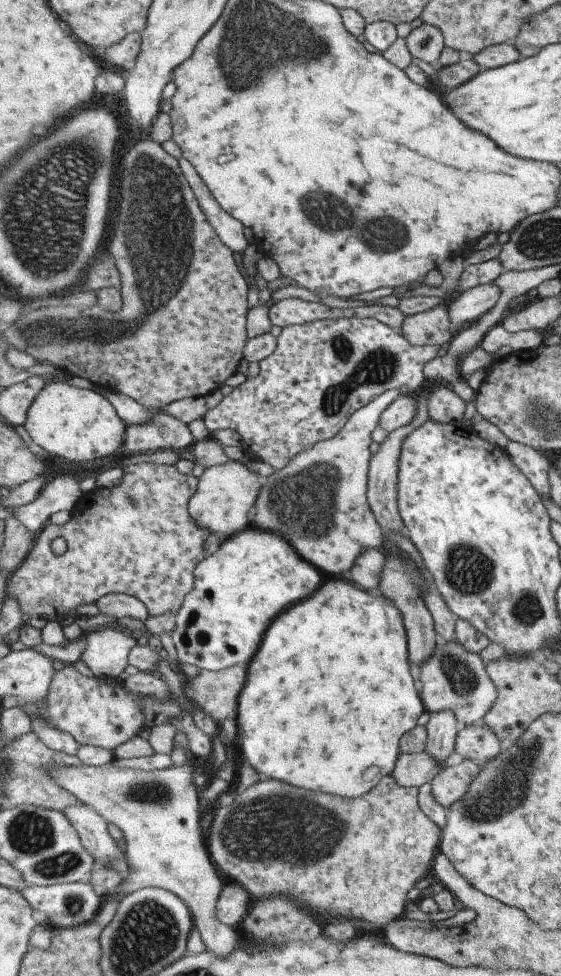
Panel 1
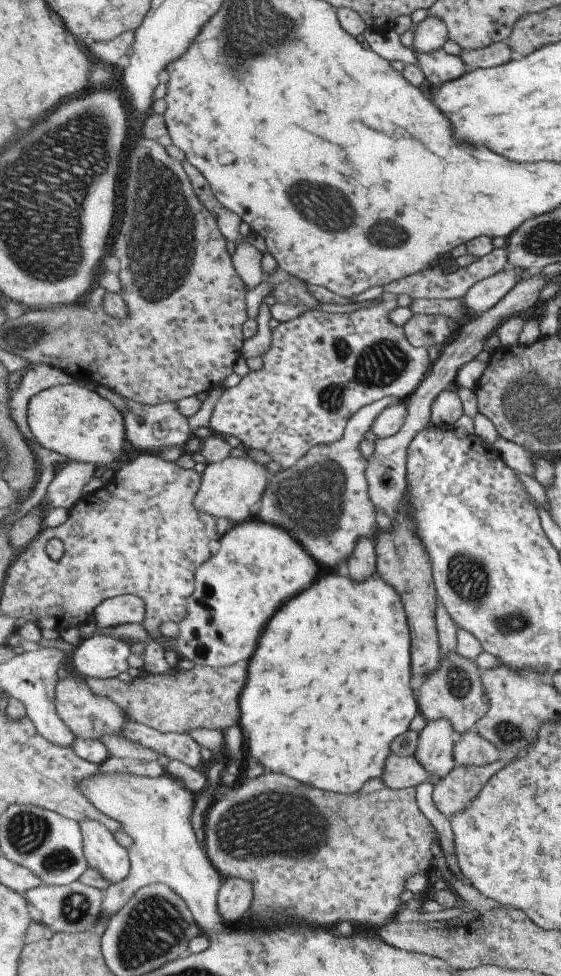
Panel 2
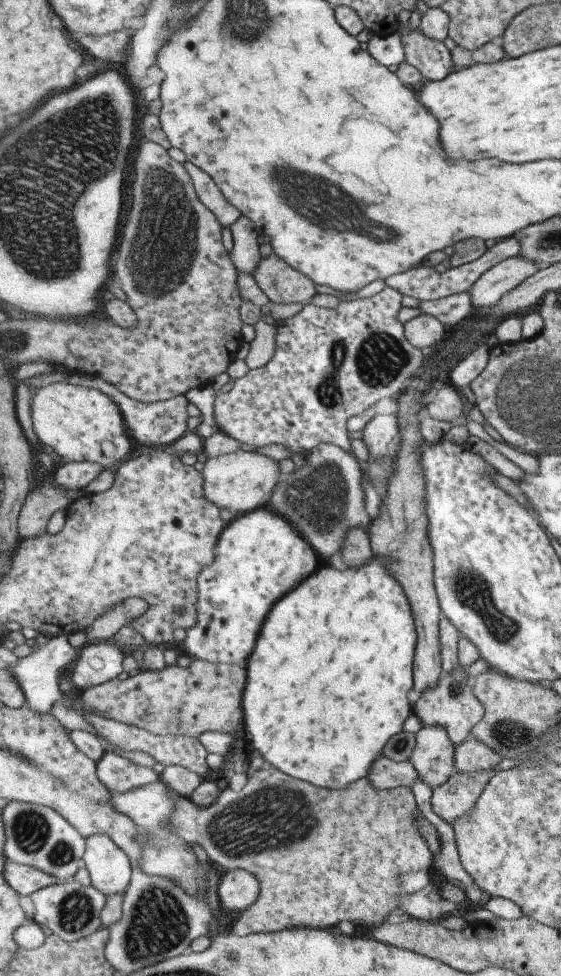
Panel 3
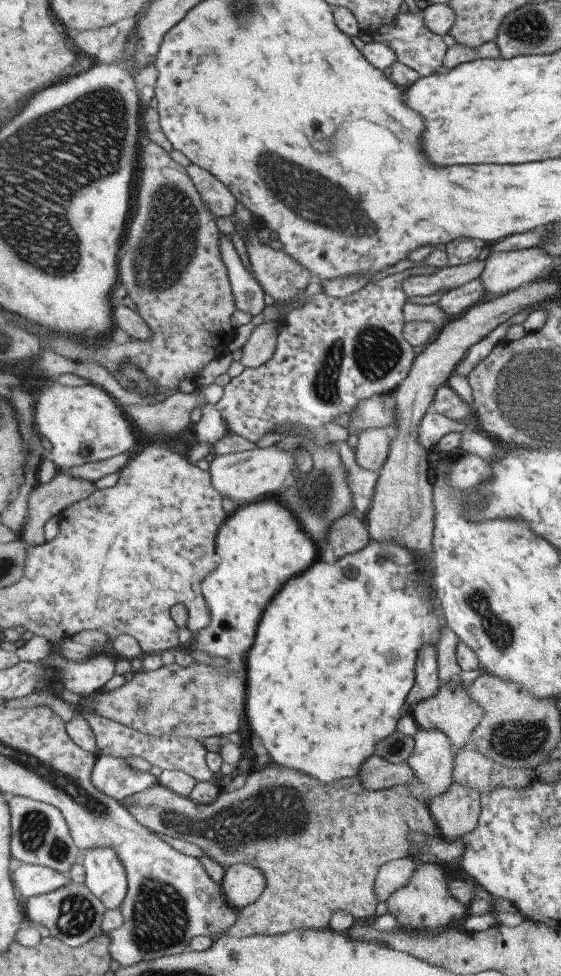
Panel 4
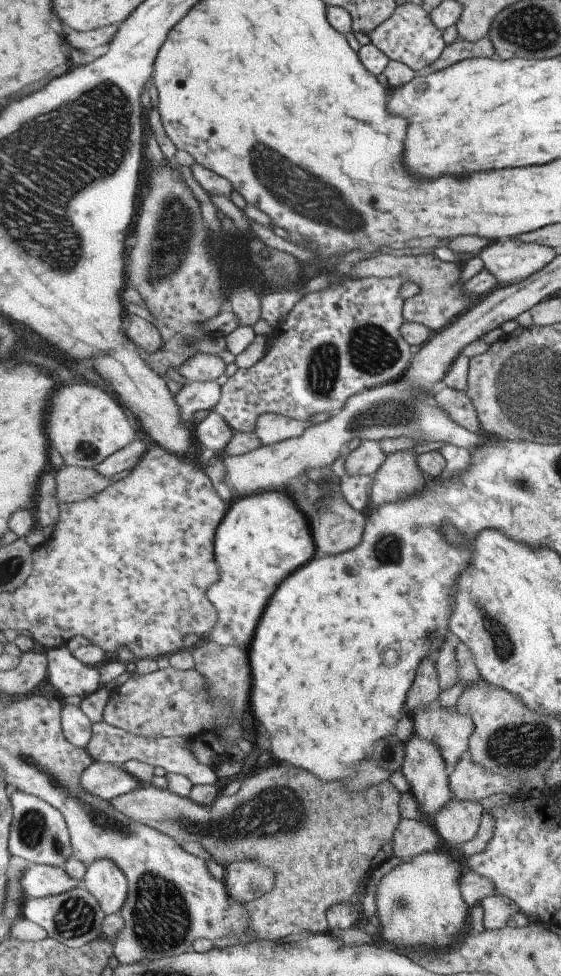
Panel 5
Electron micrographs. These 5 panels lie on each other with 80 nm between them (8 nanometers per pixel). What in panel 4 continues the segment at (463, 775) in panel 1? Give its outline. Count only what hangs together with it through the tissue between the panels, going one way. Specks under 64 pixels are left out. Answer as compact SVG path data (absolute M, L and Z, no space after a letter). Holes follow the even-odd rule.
M454 782L444 794L433 798L429 808L439 834L448 841L473 832L482 813L482 796L475 789Z

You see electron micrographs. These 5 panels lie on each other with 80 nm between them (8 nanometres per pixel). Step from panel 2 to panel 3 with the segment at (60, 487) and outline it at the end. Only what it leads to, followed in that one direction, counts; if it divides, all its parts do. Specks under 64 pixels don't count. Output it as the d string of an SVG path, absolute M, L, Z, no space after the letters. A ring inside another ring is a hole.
M73 461L59 464L54 472L55 483L66 489L87 488L106 468L93 461Z

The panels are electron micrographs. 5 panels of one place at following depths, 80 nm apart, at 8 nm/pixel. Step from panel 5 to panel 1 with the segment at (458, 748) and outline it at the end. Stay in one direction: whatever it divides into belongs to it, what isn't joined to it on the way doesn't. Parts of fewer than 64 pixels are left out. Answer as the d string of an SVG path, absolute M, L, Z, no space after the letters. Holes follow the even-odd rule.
M439 640L434 655L421 665L420 681L422 682L421 696L427 712L433 714L452 710L461 728L483 722L499 694L481 656L470 653L457 640L446 643Z

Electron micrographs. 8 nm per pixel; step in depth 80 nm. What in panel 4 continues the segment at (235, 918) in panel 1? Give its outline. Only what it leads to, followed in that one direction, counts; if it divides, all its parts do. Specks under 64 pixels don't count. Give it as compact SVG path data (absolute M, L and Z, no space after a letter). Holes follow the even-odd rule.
M237 863L225 870L221 883L227 902L242 910L261 898L267 879L265 873L251 863Z

